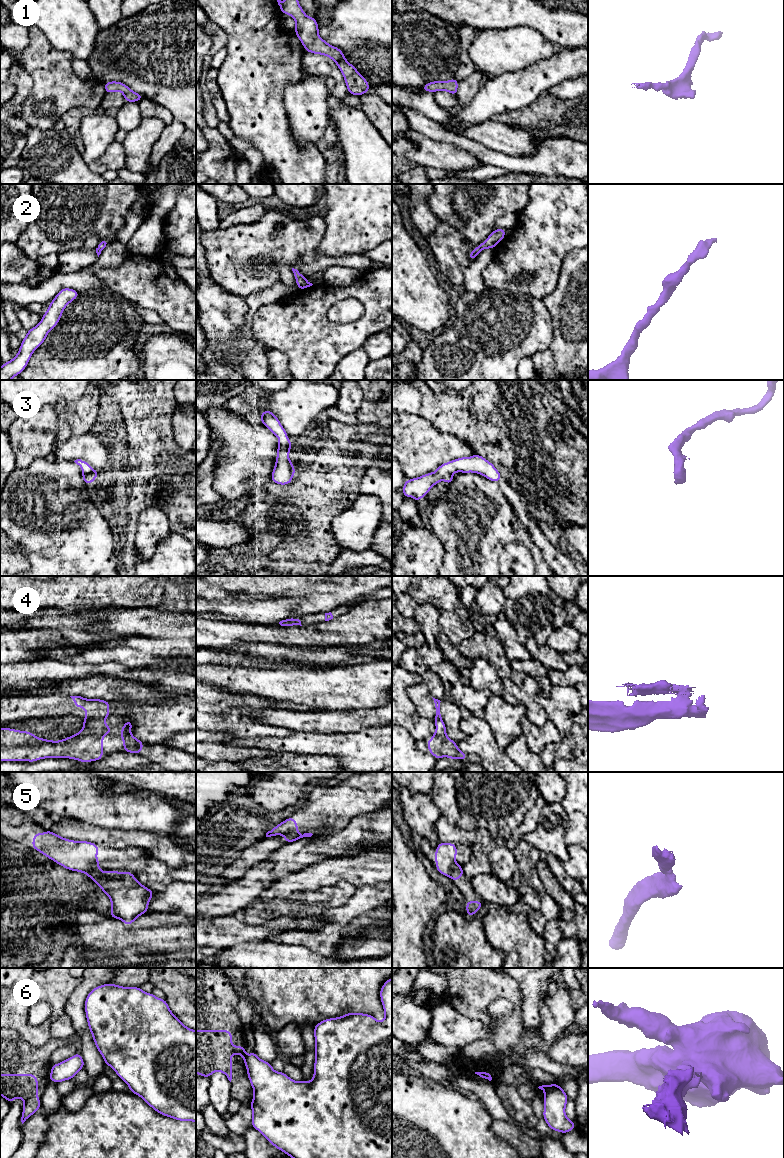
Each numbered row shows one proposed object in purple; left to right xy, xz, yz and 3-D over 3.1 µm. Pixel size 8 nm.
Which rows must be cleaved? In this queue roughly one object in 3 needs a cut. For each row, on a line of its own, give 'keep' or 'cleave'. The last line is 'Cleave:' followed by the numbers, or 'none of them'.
1: keep
2: keep
3: keep
4: cleave
5: cleave
6: cleave
Cleave: 4, 5, 6

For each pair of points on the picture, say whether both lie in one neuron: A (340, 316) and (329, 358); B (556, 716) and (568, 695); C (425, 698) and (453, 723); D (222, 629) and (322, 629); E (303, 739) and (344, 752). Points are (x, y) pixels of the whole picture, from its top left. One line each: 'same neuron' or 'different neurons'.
A: different neurons
B: same neuron
C: same neuron
D: same neuron
E: same neuron

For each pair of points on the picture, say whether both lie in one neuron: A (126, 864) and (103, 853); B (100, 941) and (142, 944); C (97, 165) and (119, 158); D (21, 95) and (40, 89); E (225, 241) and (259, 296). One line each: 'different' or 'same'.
A: same
B: same
C: same
D: different
E: different

